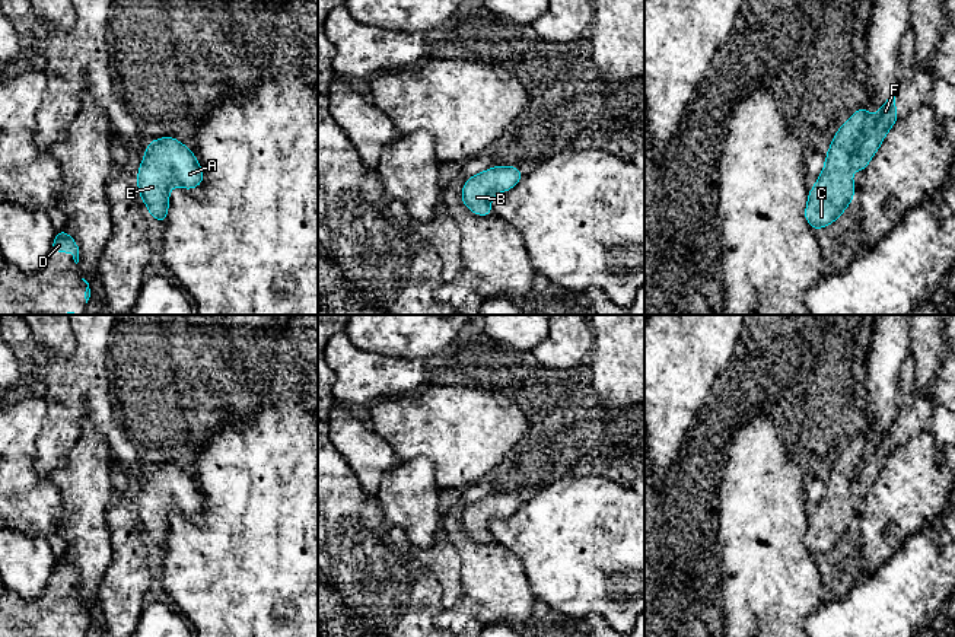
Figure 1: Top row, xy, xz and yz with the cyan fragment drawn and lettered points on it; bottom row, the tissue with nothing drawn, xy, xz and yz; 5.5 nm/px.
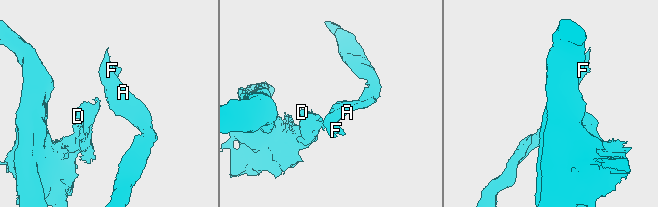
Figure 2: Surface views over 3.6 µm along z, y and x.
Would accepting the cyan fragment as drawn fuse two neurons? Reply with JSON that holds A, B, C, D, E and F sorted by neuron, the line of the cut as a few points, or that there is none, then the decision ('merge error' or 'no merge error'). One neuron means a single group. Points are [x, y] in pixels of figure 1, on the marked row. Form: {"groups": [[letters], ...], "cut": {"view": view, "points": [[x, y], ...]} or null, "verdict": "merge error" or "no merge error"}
{"groups": [["A", "B", "C", "D", "E", "F"]], "cut": null, "verdict": "no merge error"}

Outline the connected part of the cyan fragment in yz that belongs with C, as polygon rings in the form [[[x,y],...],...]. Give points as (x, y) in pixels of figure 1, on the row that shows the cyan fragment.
[[[895,96],[888,98],[872,118],[863,105],[838,128],[827,152],[816,184],[808,192],[805,219],[816,232],[841,217],[854,197],[851,171],[865,172],[891,127],[898,121]]]

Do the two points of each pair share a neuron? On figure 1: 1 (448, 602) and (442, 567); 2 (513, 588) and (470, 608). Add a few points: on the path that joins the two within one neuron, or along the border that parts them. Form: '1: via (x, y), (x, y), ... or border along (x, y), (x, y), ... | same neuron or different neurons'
1: via (448, 593), (448, 576) | same neuron
2: border along (464, 593), (477, 604), (478, 621) | different neurons

